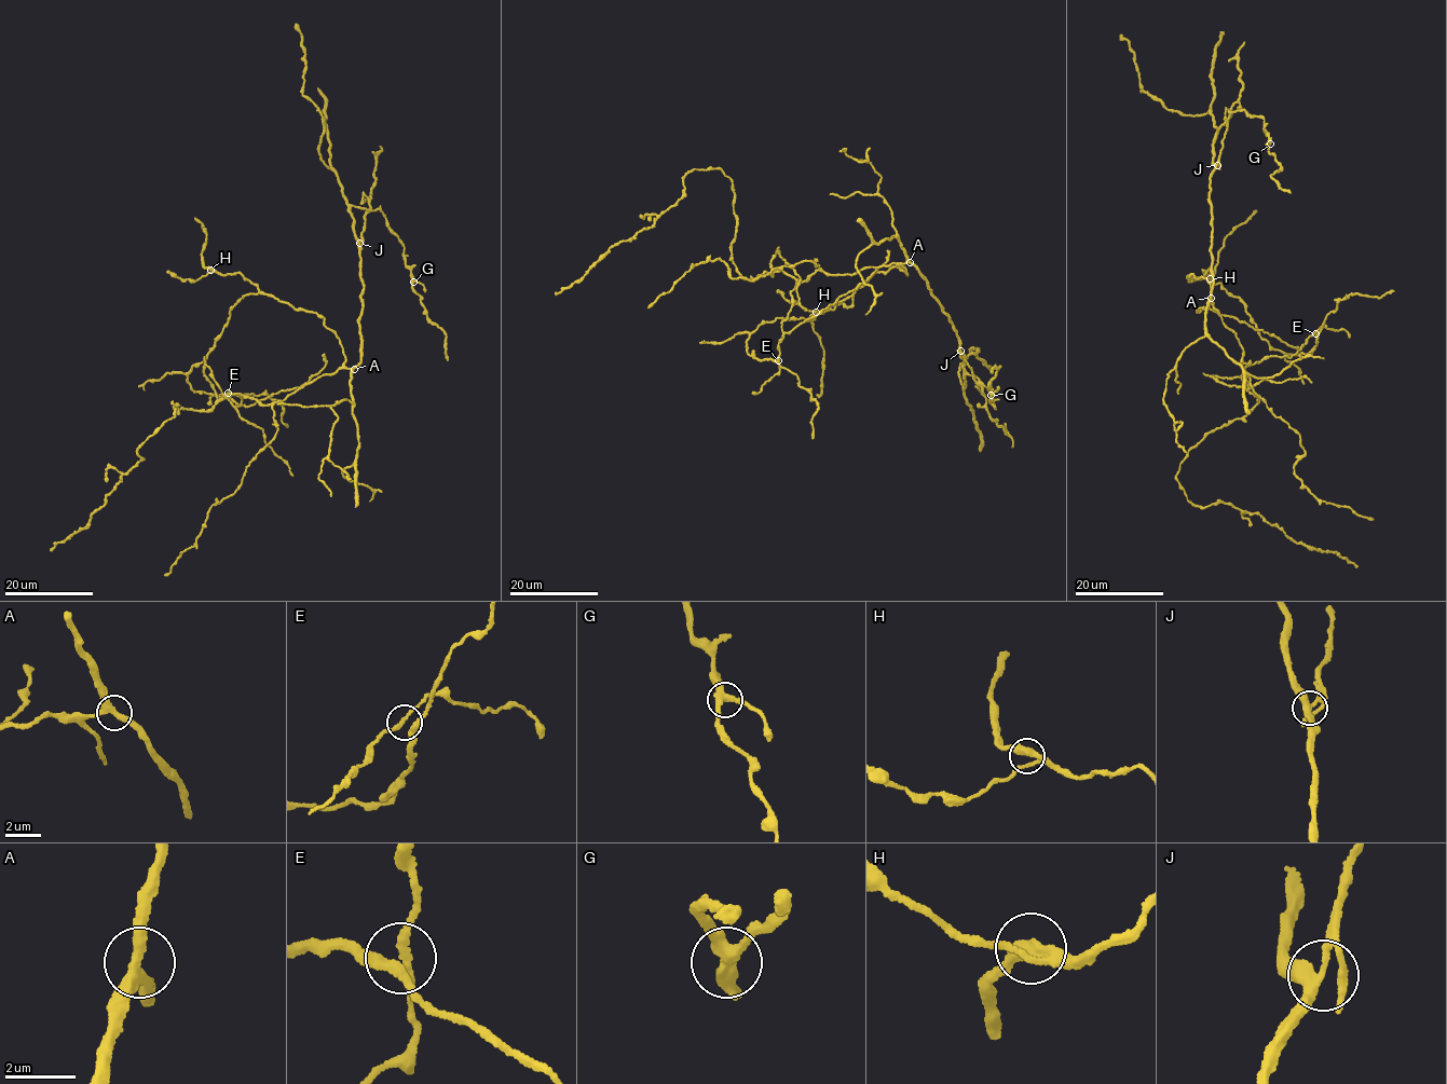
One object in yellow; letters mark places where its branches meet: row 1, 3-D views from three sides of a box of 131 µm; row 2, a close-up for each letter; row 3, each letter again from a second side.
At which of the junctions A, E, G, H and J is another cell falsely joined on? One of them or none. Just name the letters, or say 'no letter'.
J

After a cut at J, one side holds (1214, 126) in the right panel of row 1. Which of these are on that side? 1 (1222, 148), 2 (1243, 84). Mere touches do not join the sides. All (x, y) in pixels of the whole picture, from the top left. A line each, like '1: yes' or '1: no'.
1: no
2: no

